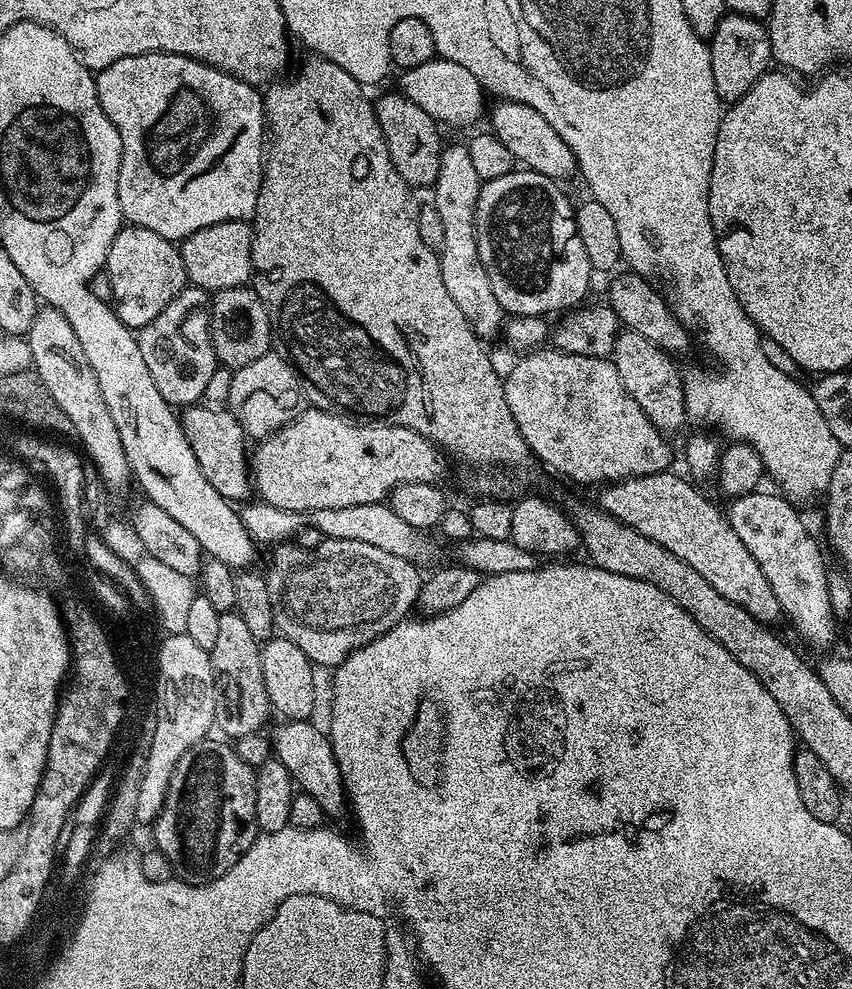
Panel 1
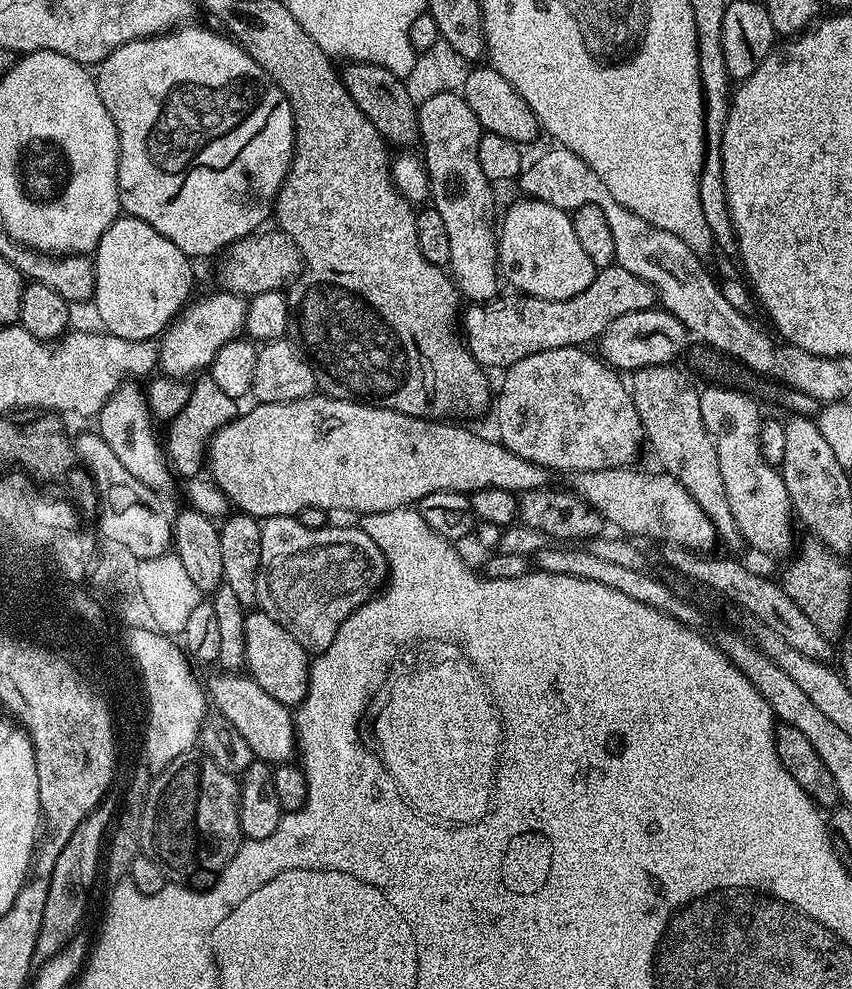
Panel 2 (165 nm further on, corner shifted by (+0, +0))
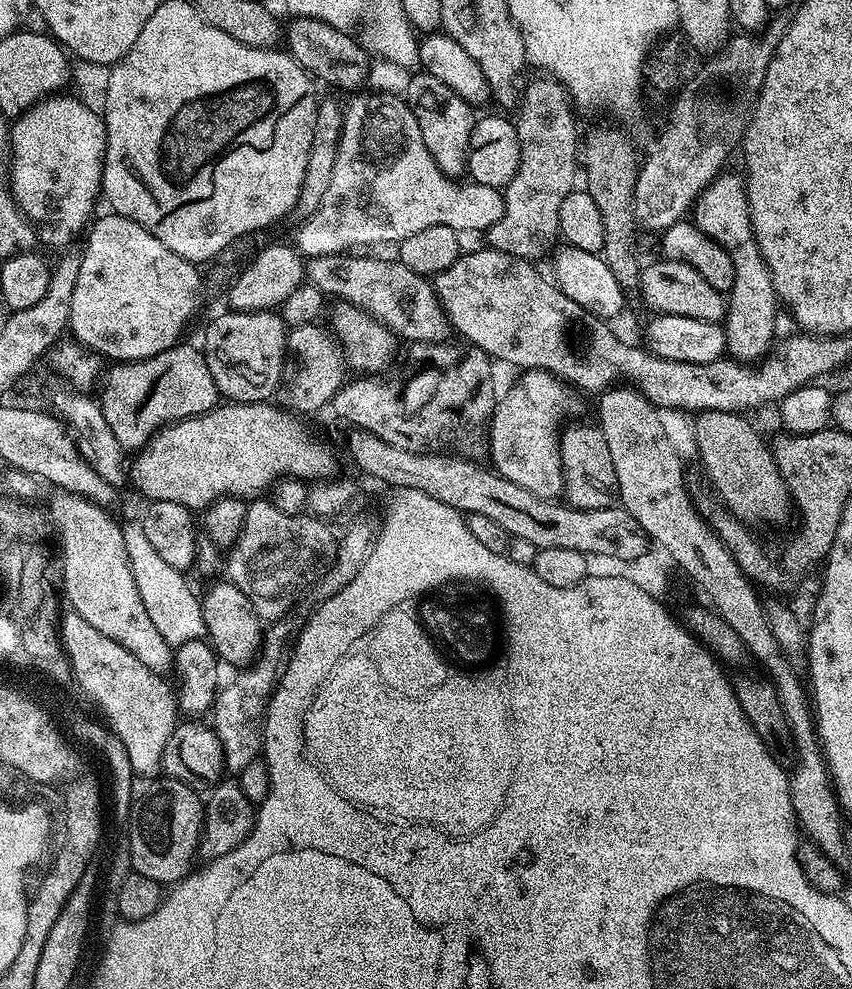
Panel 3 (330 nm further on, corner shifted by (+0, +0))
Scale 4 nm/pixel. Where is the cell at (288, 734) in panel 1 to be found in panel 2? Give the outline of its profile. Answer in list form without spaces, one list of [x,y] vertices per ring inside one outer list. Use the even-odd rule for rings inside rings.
[[[232,670],[217,673],[206,680],[206,695],[211,707],[224,716],[242,738],[246,738],[246,746],[250,746],[255,759],[273,766],[289,763],[298,752],[293,709],[278,702],[278,698],[270,698],[270,694],[266,694],[266,690],[262,690],[262,686],[247,674],[237,674]]]

